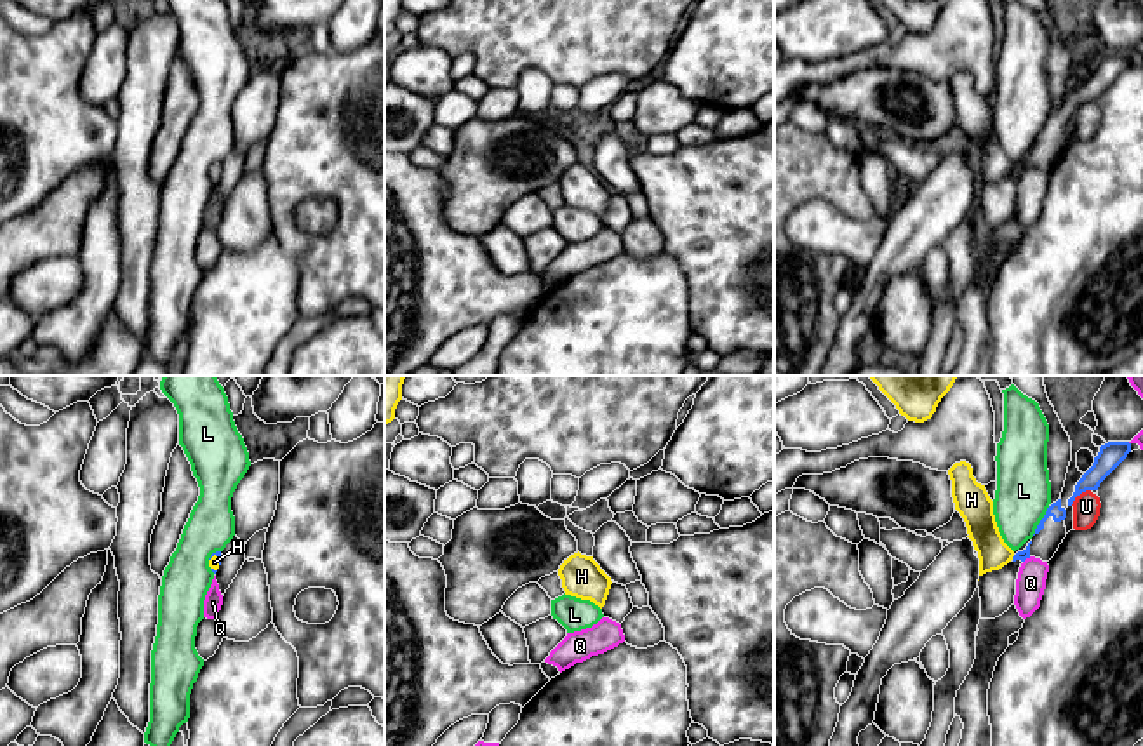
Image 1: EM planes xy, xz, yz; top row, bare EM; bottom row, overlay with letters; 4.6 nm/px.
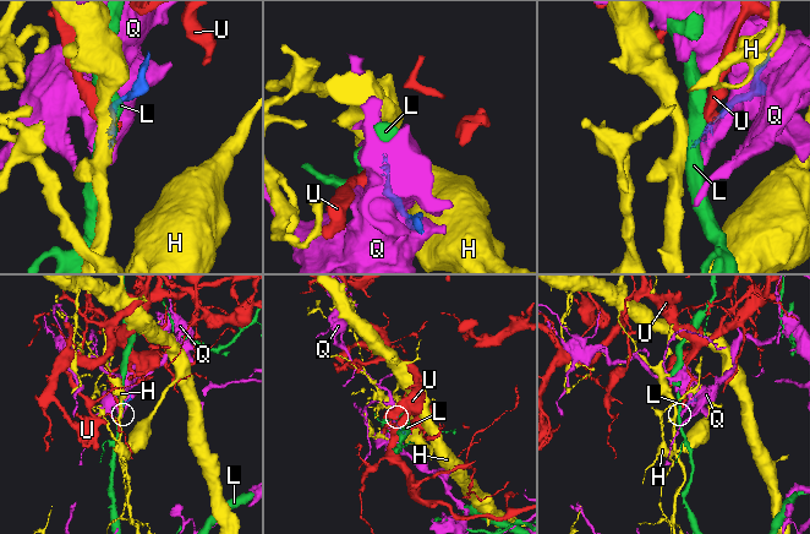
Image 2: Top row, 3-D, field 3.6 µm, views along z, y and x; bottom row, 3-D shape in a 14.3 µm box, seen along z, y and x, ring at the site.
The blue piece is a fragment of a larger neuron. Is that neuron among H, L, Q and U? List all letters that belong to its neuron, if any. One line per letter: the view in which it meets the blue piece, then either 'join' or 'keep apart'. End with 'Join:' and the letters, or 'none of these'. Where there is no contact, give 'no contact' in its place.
H: xy | join
L: yz | keep apart
Q: yz | keep apart
U: yz | keep apart
Join: H

